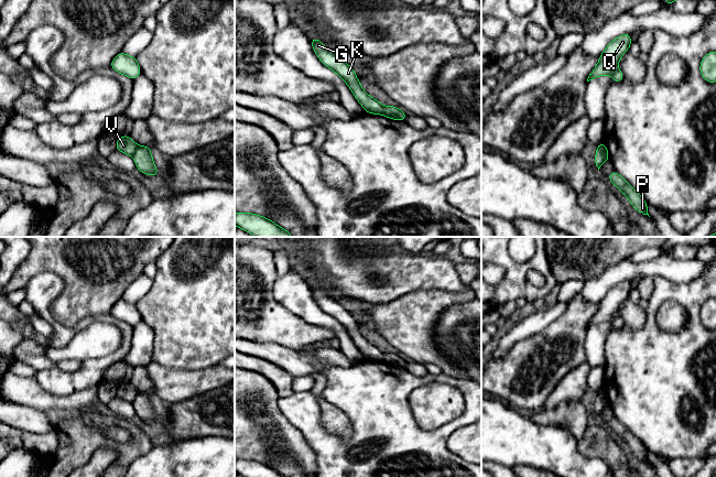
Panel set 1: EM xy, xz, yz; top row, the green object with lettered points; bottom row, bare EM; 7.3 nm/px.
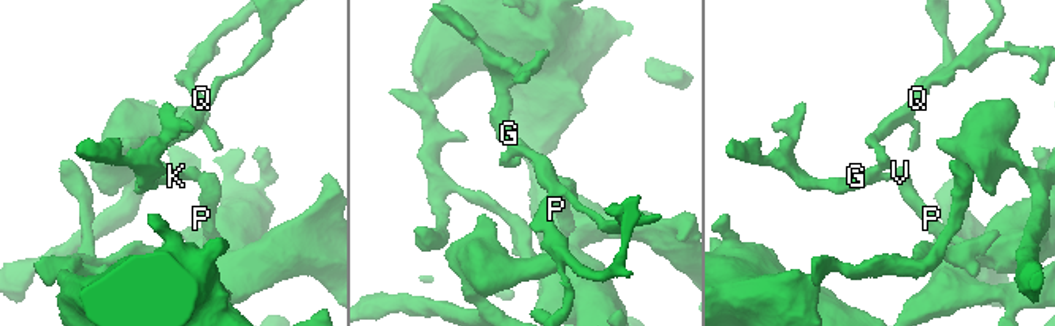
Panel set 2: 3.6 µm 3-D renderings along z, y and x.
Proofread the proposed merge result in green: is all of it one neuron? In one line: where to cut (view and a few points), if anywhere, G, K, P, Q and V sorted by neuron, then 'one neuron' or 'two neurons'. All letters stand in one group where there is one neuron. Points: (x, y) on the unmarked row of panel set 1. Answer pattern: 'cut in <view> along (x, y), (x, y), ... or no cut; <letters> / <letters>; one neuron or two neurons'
cut in xy along (139, 393), (132, 402); G K Q V / P; two neurons

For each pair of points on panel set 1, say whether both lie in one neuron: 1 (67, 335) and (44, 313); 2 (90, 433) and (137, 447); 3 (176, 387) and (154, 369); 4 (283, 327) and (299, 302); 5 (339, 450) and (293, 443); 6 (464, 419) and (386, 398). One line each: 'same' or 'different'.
1: same
2: same
3: same
4: different
5: different
6: same

